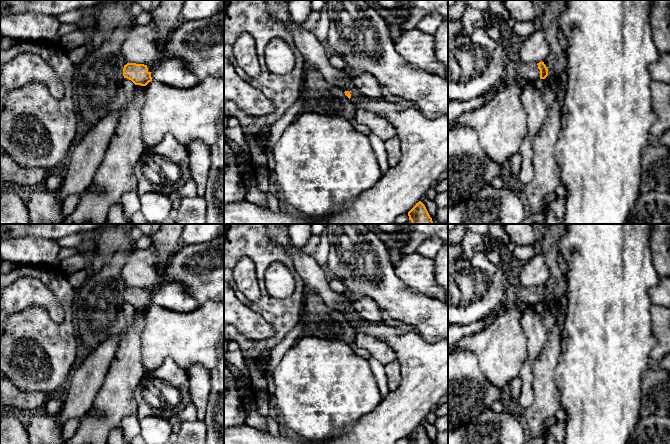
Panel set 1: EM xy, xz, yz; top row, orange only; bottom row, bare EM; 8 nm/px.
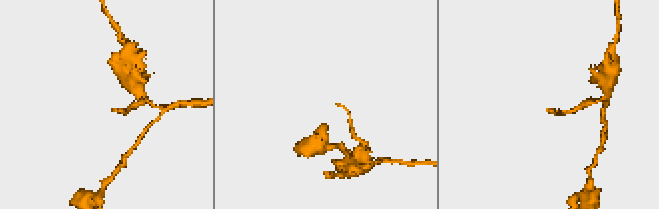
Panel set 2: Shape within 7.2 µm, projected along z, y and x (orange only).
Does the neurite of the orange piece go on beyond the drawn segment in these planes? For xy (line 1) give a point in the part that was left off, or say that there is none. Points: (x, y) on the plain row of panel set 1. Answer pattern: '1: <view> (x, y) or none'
1: none

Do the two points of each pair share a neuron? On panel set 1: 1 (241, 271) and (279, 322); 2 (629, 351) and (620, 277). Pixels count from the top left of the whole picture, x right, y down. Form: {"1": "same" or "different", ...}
{"1": "different", "2": "same"}

